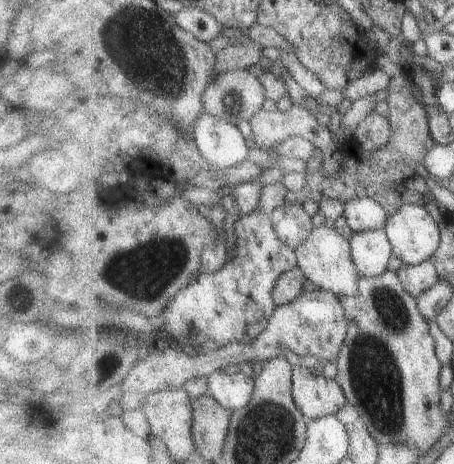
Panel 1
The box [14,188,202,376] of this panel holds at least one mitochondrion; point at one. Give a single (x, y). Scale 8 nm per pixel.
(143, 273)

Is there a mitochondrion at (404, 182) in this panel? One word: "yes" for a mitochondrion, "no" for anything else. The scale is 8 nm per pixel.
no

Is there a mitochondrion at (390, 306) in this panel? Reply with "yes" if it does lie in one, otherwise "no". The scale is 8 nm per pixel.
yes

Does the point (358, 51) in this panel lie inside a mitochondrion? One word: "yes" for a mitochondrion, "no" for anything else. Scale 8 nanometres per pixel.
no

